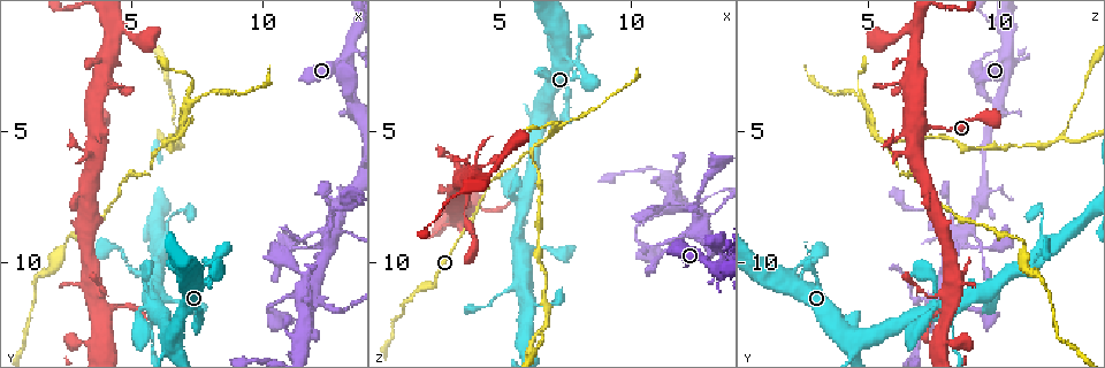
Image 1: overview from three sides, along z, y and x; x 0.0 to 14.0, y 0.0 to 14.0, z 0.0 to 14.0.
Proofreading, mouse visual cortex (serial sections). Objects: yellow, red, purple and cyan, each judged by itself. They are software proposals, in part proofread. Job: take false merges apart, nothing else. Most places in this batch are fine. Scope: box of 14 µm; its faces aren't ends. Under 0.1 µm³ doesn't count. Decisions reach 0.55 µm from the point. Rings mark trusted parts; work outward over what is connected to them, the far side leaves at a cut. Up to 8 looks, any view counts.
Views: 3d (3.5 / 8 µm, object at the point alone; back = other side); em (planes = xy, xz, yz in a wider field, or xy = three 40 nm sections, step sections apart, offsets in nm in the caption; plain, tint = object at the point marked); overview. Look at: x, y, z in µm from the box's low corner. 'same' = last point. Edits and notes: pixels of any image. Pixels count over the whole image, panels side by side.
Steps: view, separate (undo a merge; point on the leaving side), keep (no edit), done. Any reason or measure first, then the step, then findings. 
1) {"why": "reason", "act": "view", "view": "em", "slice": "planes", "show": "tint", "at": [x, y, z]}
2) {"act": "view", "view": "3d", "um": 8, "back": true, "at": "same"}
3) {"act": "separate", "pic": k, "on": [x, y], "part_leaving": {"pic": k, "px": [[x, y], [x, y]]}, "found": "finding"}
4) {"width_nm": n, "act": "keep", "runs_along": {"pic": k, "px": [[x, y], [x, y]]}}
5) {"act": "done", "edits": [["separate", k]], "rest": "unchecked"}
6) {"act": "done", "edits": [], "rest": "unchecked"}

{"why": "sharp bend", "act": "view", "view": "3d", "um": 3.5, "at": [6.2, 5.5, 5.8]}

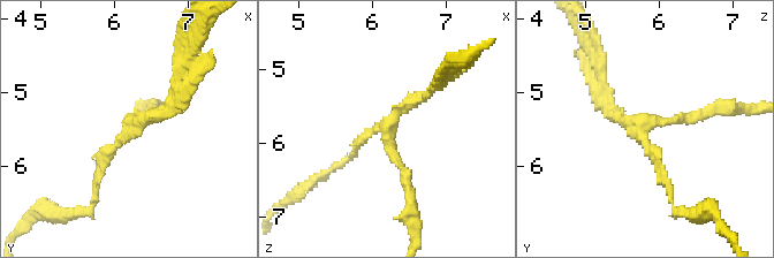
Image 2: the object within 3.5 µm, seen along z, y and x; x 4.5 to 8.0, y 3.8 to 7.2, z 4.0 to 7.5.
{"arms": 3, "arm_widths_nm": [100, 150, 150], "act": "view", "view": "em", "slice": "xy", "step": 5, "show": "tint", "at": [6.20, 5.50, 5.75]}

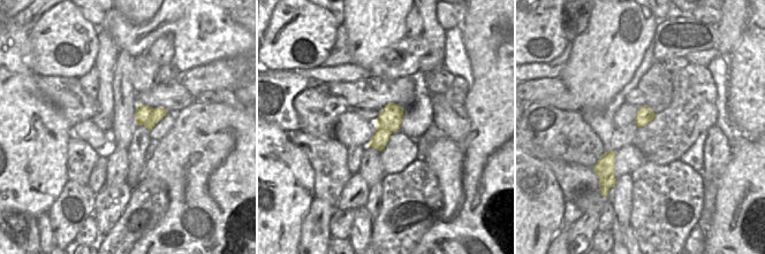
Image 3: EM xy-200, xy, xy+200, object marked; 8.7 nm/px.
{"act": "separate", "pic": 2, "on": [177, 60], "found": "two cells meet here"}

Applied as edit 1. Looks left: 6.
{"why": "see it whole again", "act": "view", "view": "overview"}

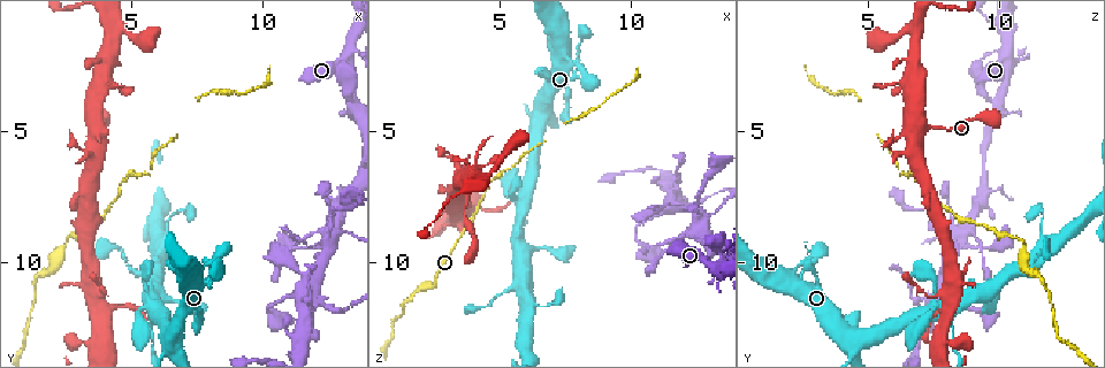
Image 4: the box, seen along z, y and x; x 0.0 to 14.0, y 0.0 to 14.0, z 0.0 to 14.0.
{"why": "abrupt turn", "act": "view", "view": "3d", "um": 3.5, "at": [13.1, 2.2, 10.2]}

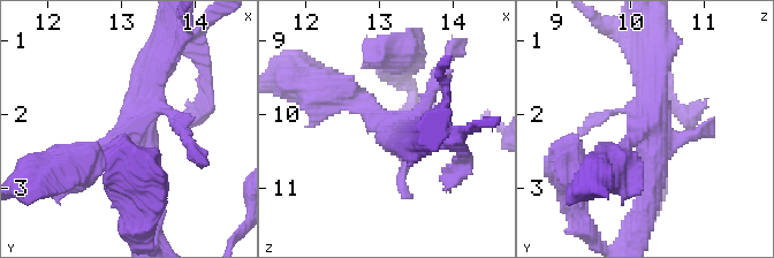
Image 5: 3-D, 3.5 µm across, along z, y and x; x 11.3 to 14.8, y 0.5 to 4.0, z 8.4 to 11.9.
{"act": "view", "view": "em", "slice": "xy", "step": 3, "show": "plain", "at": [13.15, 2.25, 10.20]}

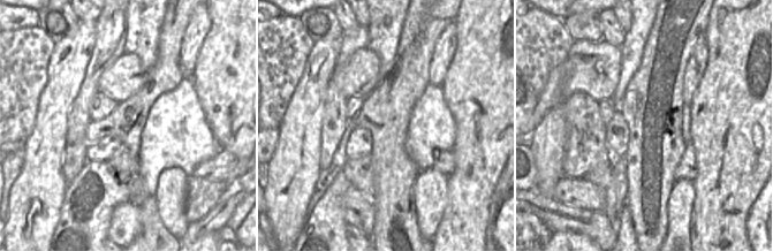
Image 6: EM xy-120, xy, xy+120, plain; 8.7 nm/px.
{"act": "view", "view": "em", "slice": "xy", "step": 3, "show": "tint", "at": "same"}

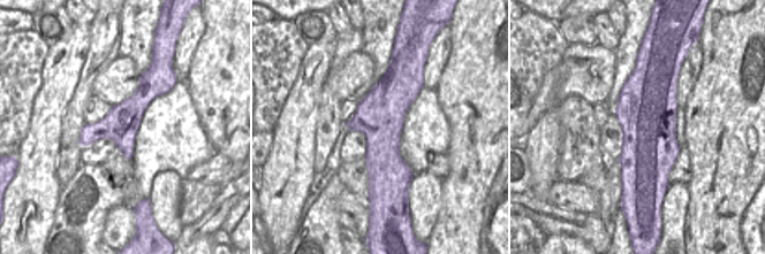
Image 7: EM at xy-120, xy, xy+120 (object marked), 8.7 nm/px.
{"act": "keep", "runs_along": {"pic": 5, "px": [[74, 162], [130, 131], [137, 205]]}, "found": "all the same cell"}

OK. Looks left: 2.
{"act": "done", "edits": [["separate", 2]], "rest": "unchecked"}

